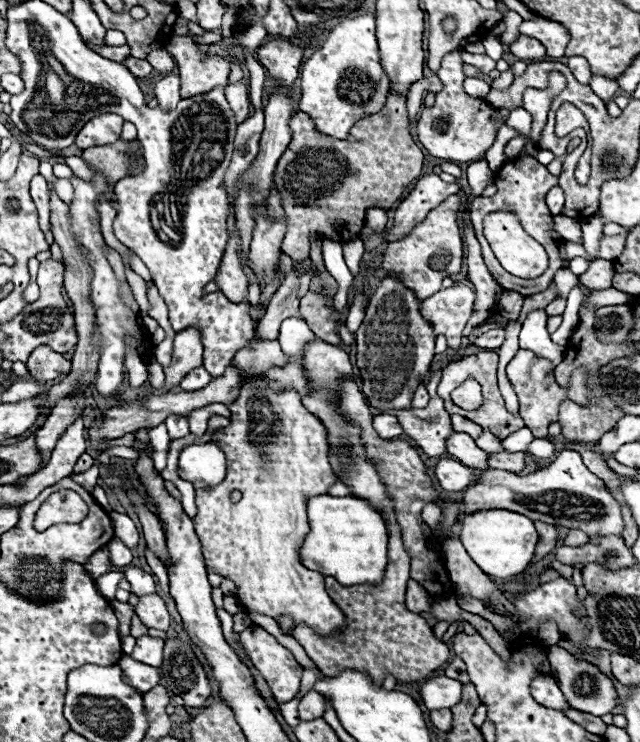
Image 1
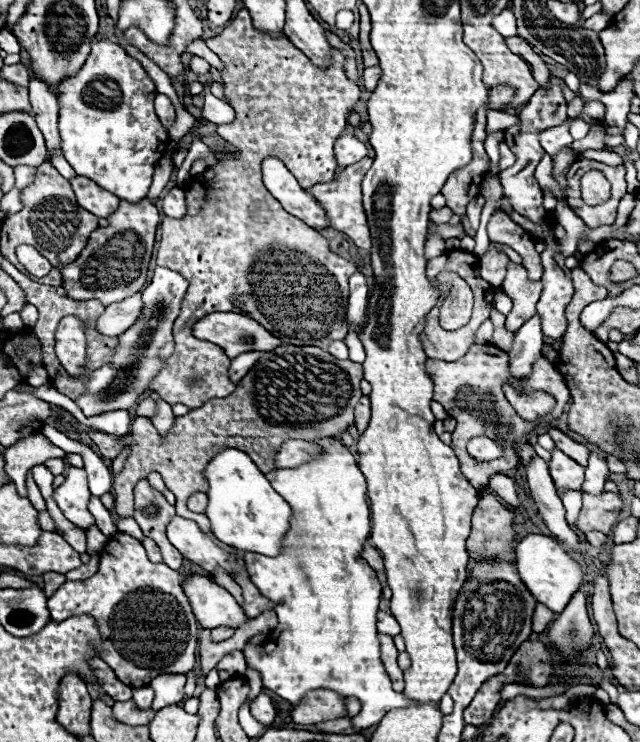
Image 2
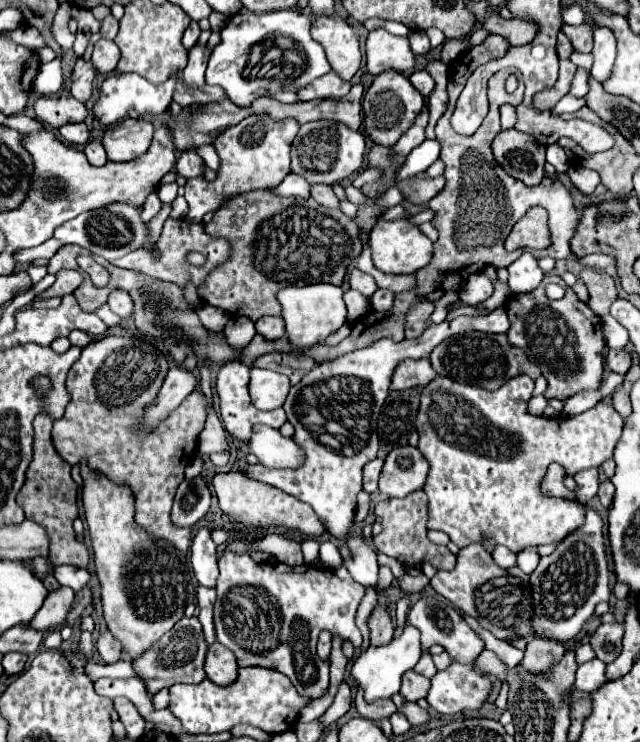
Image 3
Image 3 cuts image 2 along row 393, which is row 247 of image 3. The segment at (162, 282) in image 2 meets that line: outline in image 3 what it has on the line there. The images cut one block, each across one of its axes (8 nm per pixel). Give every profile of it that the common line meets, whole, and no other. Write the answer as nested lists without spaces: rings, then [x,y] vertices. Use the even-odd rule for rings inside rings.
[[[112,202],[108,206],[84,212],[68,220],[60,228],[56,228],[54,238],[58,238],[64,244],[78,244],[82,248],[88,248],[92,254],[102,256],[112,262],[148,244],[148,226],[140,214],[142,214],[142,208],[138,206],[132,206],[126,202]]]

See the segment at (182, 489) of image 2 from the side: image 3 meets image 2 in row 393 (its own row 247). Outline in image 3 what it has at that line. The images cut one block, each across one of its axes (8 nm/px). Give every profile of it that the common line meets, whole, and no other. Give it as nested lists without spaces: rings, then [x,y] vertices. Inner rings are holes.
[[[268,190],[234,196],[214,212],[206,230],[212,236],[224,236],[232,244],[232,256],[206,276],[198,294],[206,304],[218,306],[230,316],[246,316],[252,322],[260,316],[280,314],[276,292],[284,286],[316,282],[340,286],[348,264],[362,250],[356,222],[340,210],[328,210],[312,198],[282,198]]]

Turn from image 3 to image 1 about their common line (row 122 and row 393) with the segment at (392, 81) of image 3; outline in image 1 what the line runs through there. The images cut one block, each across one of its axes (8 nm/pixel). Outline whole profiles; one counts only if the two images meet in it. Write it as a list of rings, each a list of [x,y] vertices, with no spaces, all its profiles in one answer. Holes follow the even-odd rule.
[[[386,278],[372,296],[362,326],[356,330],[356,366],[360,368],[360,378],[364,384],[362,392],[366,392],[370,406],[378,408],[380,412],[394,412],[394,408],[410,408],[416,386],[422,384],[422,380],[430,372],[430,362],[434,358],[434,330],[420,316],[418,306],[420,300],[412,294],[412,290],[404,288],[396,278]]]

